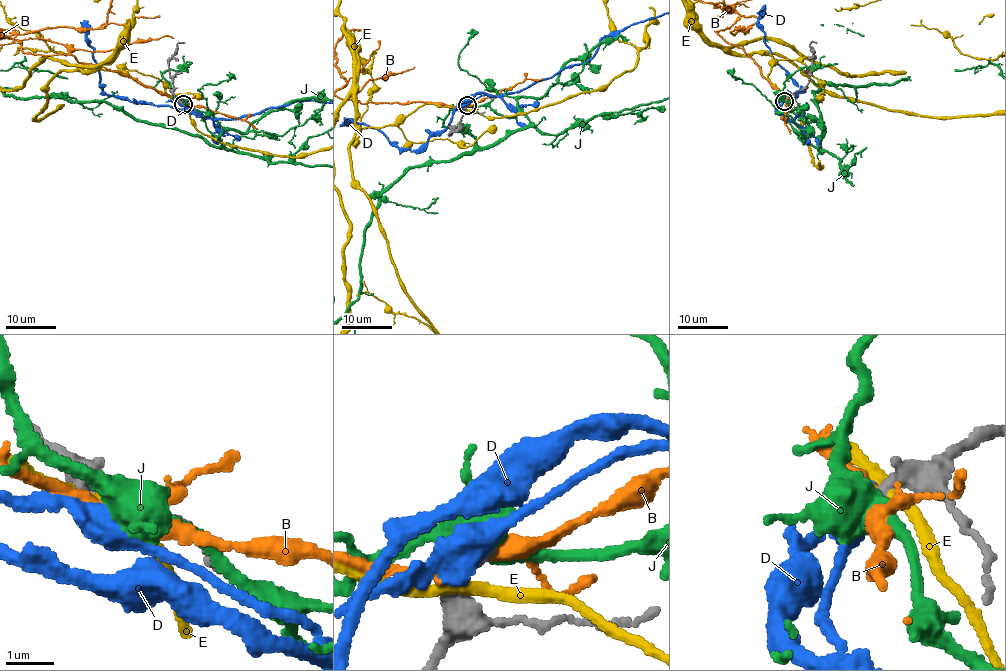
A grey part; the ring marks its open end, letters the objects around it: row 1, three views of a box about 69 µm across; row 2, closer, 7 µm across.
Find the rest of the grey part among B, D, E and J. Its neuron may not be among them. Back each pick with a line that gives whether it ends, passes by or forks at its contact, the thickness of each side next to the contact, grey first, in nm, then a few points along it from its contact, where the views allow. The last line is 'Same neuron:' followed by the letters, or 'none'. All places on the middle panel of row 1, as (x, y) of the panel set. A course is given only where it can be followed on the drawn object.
Same neuron: none

